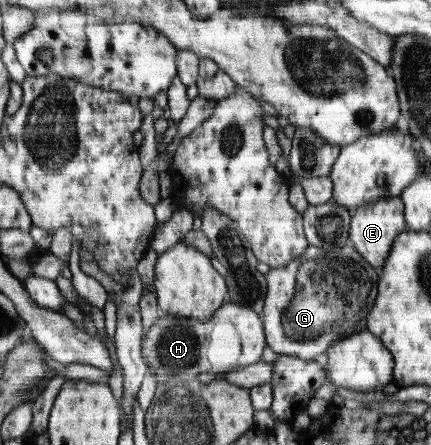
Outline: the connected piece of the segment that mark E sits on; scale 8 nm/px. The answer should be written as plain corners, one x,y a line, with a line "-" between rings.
393,197
365,205
352,213
349,243
360,252
365,262
378,271
383,268
396,237
407,228
404,208
400,197

